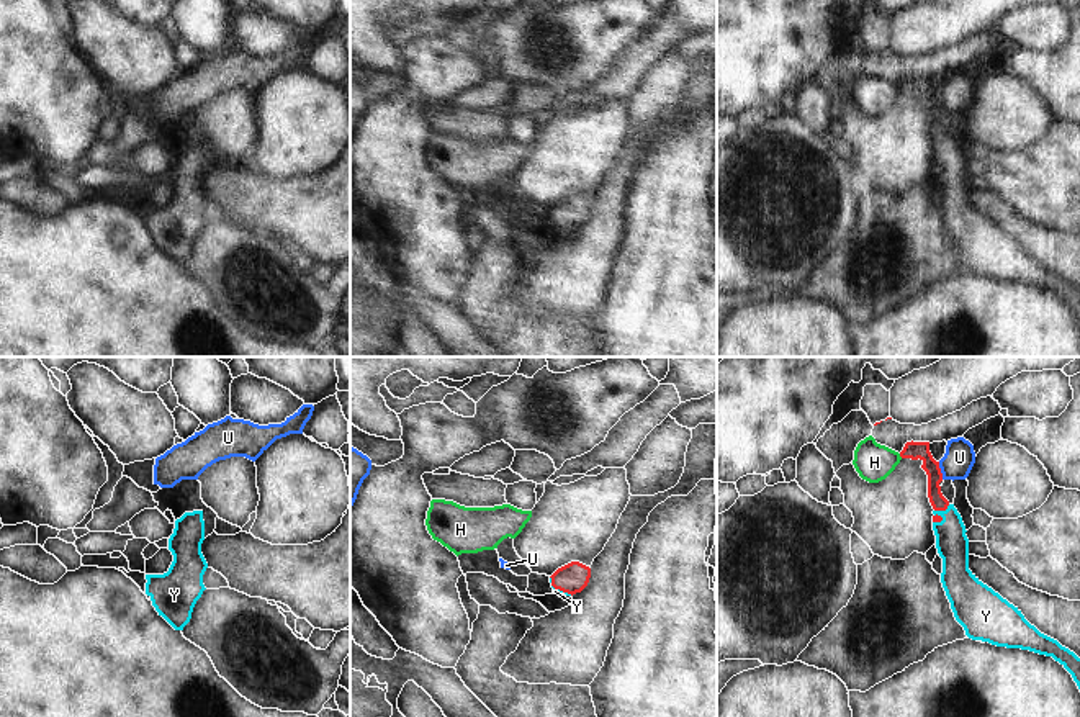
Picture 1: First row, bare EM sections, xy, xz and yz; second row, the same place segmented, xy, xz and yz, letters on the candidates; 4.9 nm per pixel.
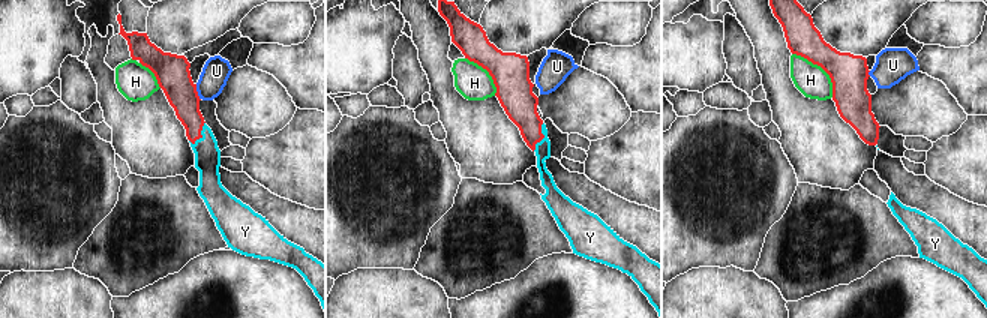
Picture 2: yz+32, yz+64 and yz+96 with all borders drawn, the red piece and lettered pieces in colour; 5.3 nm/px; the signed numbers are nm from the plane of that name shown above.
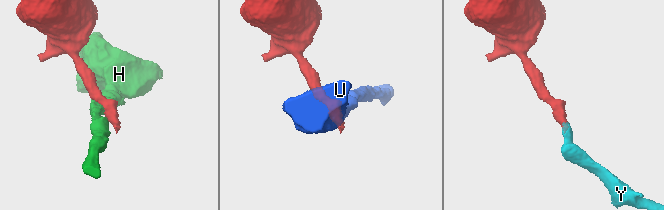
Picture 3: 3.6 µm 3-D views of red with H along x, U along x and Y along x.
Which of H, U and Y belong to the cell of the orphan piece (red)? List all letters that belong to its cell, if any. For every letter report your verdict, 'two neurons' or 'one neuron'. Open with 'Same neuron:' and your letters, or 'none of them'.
Same neuron: Y
H: two neurons
U: two neurons
Y: one neuron

